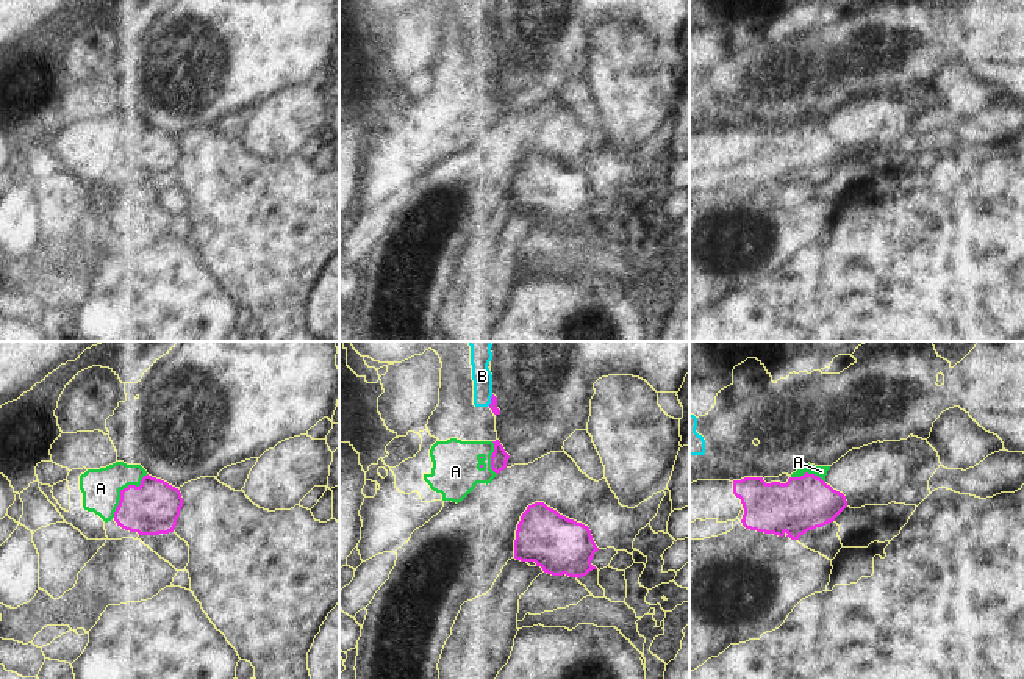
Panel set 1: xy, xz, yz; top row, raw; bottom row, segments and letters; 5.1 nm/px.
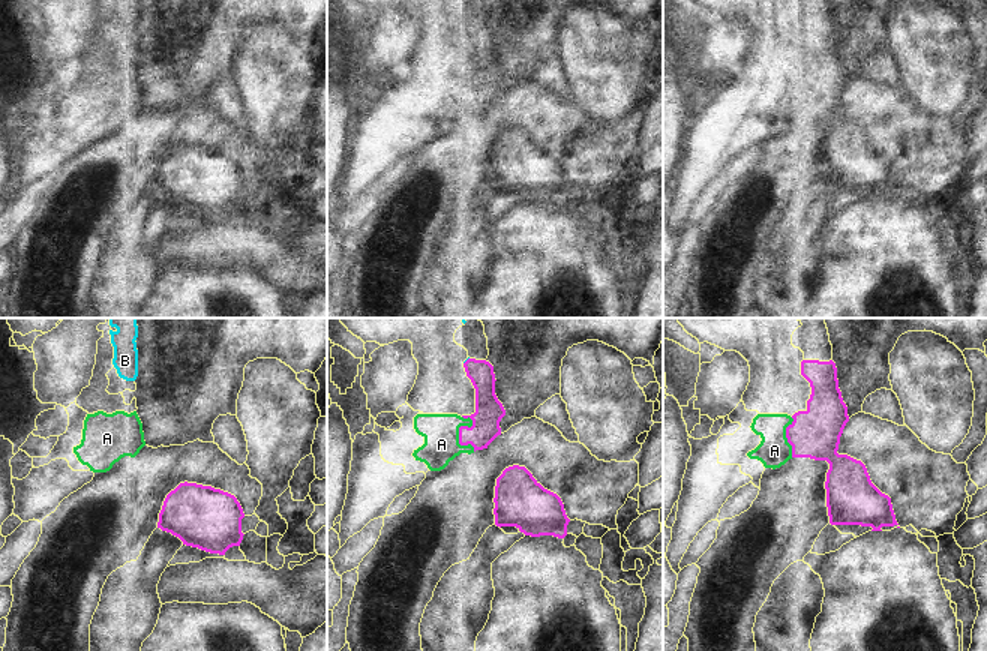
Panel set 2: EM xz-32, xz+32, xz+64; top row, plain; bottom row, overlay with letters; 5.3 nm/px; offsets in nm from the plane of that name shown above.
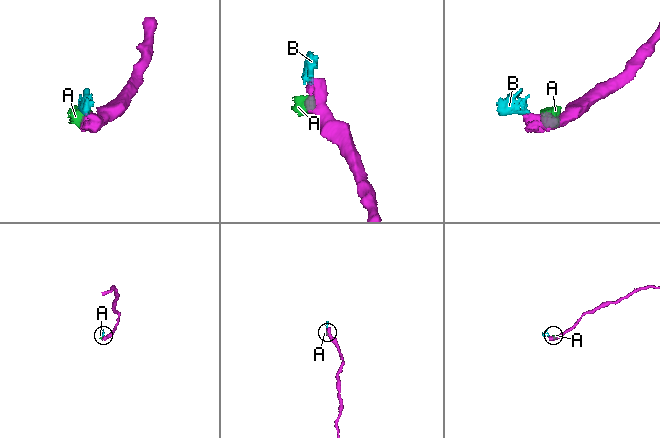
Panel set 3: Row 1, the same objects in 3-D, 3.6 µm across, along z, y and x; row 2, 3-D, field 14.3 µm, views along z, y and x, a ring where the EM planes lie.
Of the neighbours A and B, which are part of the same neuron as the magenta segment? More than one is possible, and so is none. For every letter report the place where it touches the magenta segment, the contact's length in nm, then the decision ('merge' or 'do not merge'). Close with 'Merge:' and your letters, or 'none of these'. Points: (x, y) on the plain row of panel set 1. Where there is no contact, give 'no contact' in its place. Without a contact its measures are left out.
A: xy (122, 140) | 280 nm | do not merge
B: xz (491, 50) | 70 nm | do not merge
Merge: none of these

